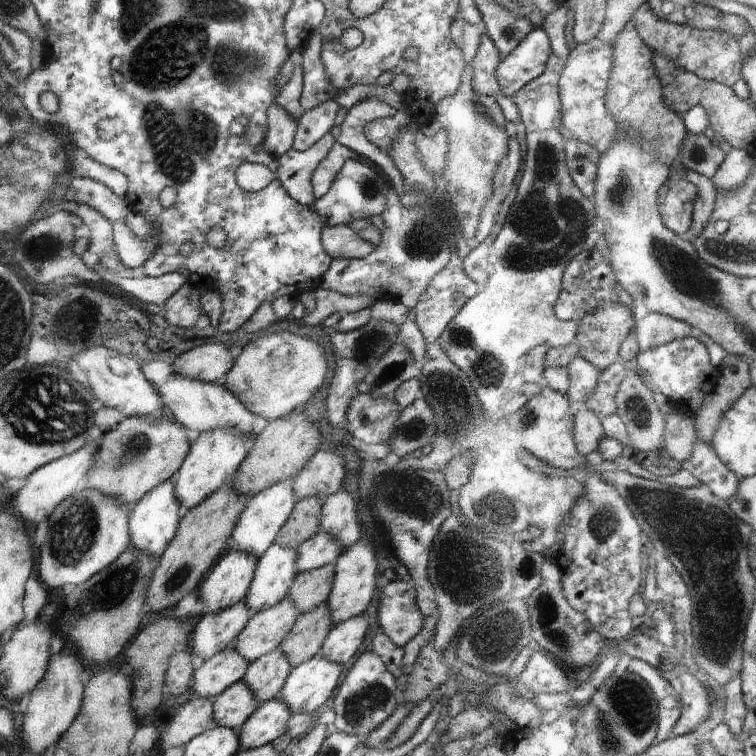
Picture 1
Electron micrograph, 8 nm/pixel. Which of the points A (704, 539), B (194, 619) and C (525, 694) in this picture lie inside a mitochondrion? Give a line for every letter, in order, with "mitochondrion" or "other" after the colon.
A: mitochondrion
B: other
C: other

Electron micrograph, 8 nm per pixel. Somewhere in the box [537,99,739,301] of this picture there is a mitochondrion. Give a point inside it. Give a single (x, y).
(620, 192)

